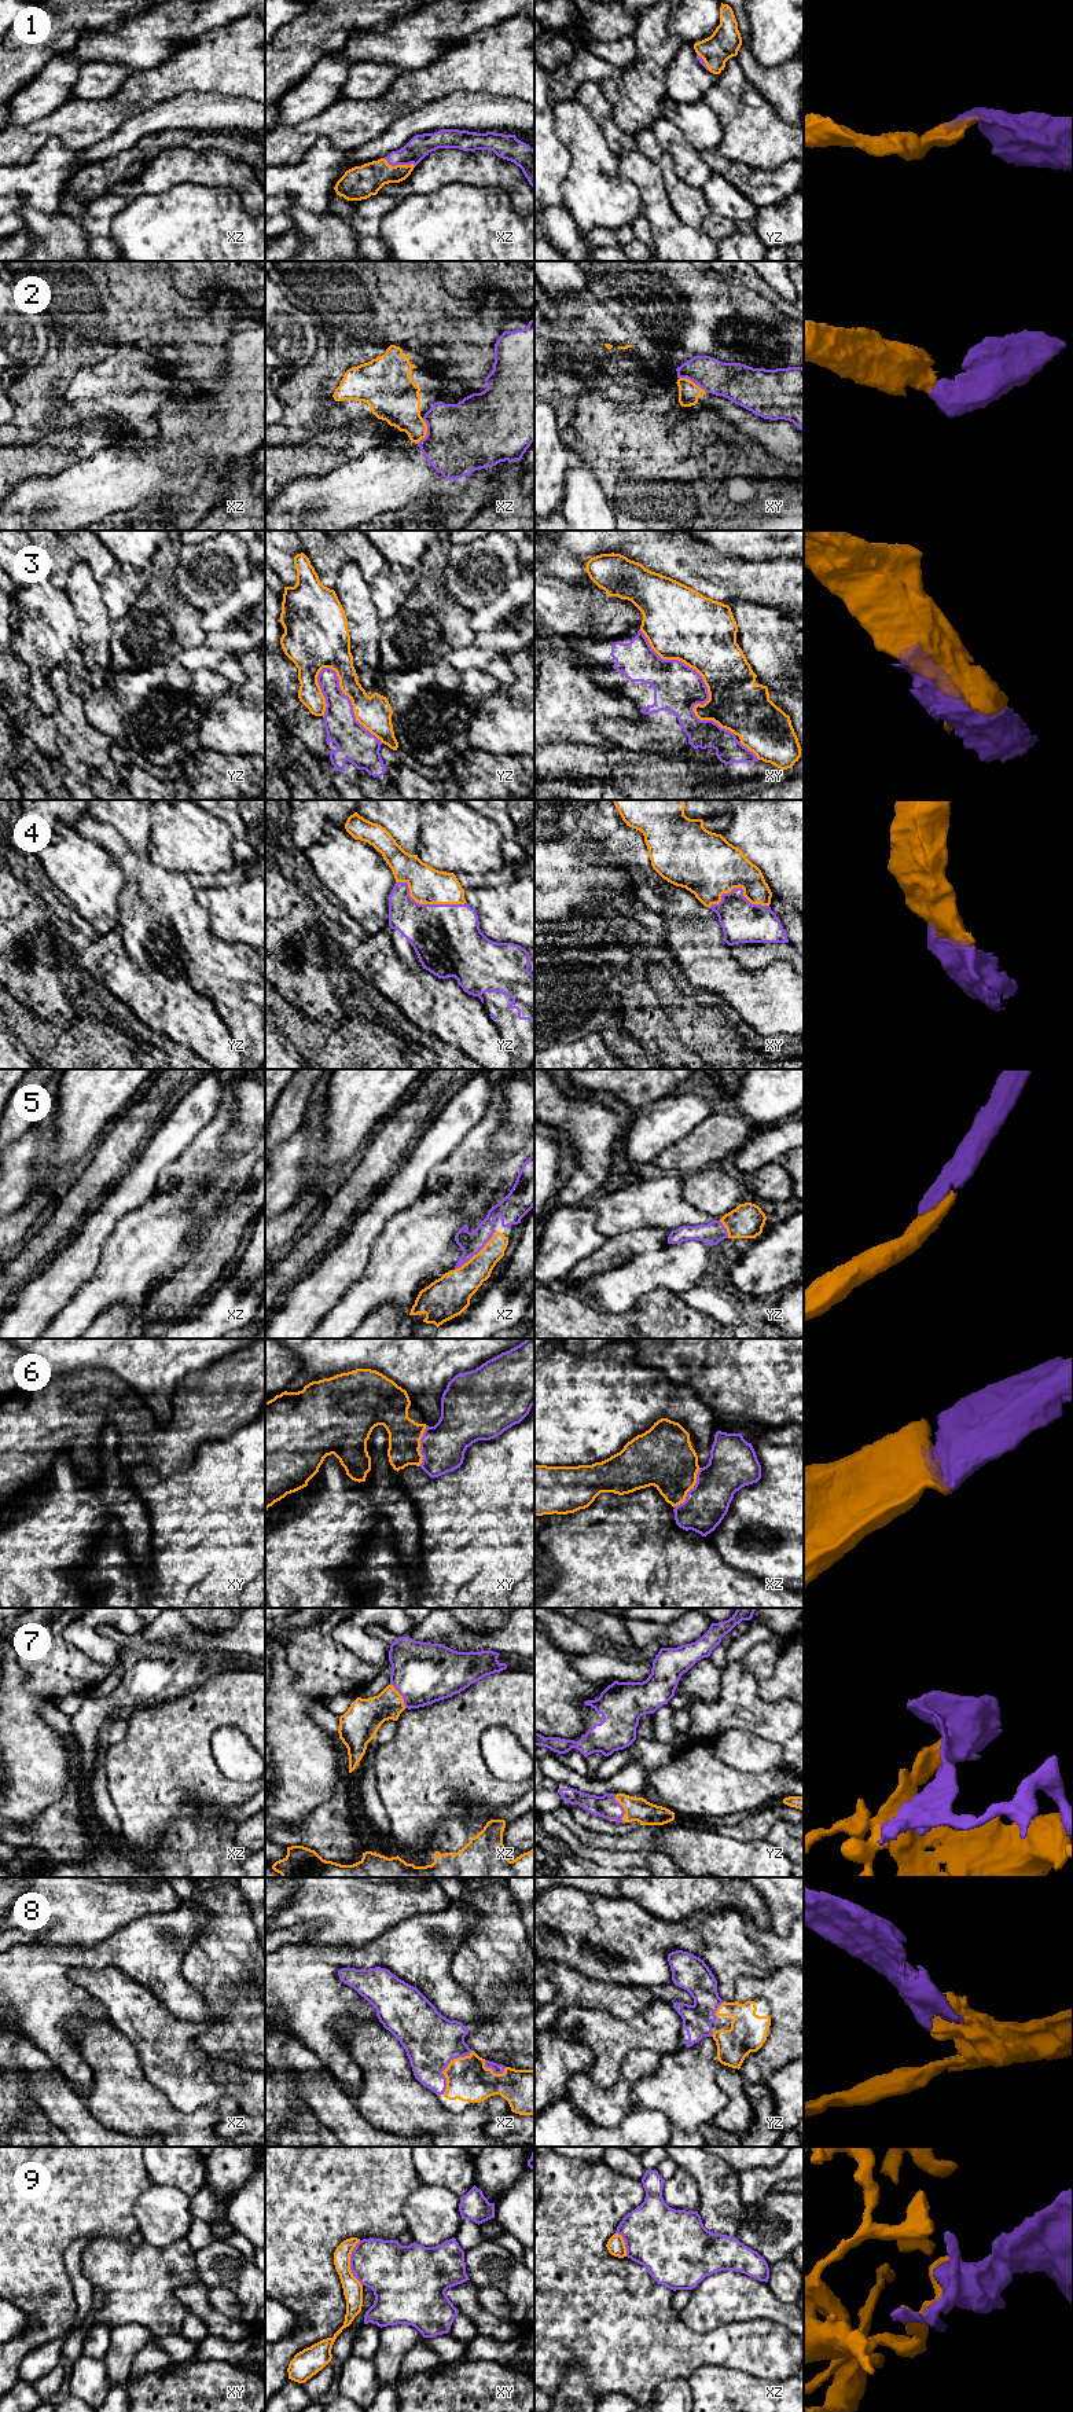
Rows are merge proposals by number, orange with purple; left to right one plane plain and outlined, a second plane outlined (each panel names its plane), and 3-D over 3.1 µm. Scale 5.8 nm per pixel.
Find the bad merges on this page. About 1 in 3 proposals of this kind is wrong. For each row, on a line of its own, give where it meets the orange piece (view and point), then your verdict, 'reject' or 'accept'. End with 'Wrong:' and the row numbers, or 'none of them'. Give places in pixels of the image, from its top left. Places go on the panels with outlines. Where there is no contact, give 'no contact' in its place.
1: xz (400, 165) | accept
2: xy (691, 381) | reject
3: xy (705, 683) | reject
4: yz (427, 903) | accept
5: xz (478, 1252) | accept
6: xz (690, 1489) | accept
7: yz (624, 1809) | accept
8: xz (447, 2067) | accept
9: xy (349, 2264) | reject
Wrong: 2, 3, 9

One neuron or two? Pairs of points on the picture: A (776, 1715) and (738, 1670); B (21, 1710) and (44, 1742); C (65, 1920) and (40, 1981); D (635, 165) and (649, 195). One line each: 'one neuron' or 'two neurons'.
A: one neuron
B: one neuron
C: two neurons
D: one neuron

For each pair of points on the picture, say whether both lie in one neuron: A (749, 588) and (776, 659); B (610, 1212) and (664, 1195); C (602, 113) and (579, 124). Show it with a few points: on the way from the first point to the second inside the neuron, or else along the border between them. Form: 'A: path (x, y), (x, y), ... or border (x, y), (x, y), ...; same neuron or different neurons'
A: border (728, 605), (749, 599), (785, 613); different neurons
B: path (624, 1210), (650, 1203); same neuron
C: border (576, 99), (588, 112), (609, 144); different neurons

